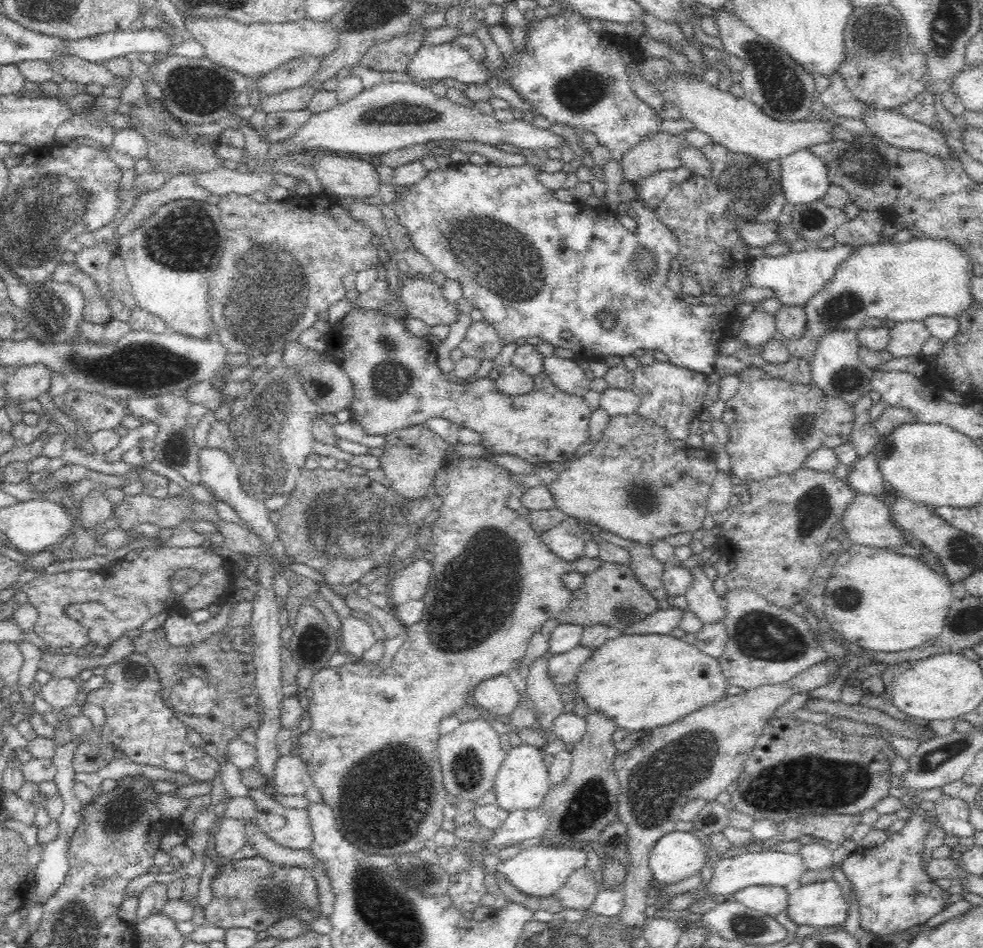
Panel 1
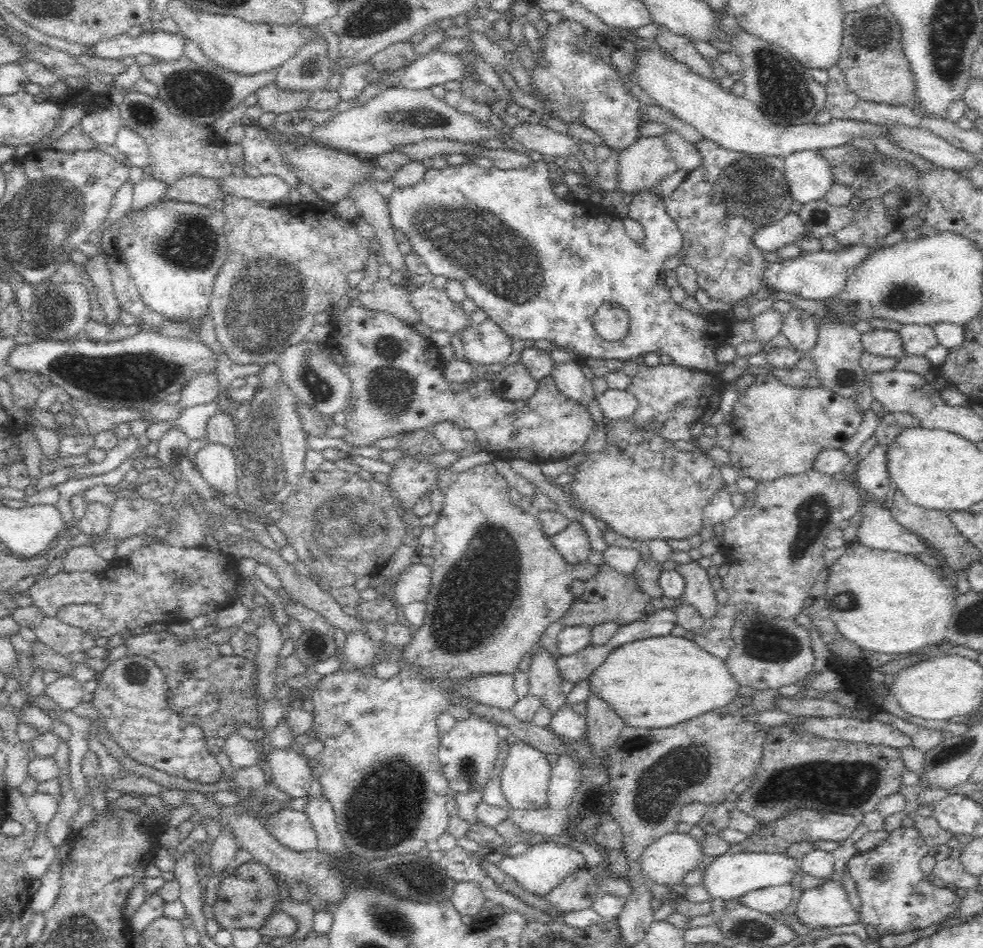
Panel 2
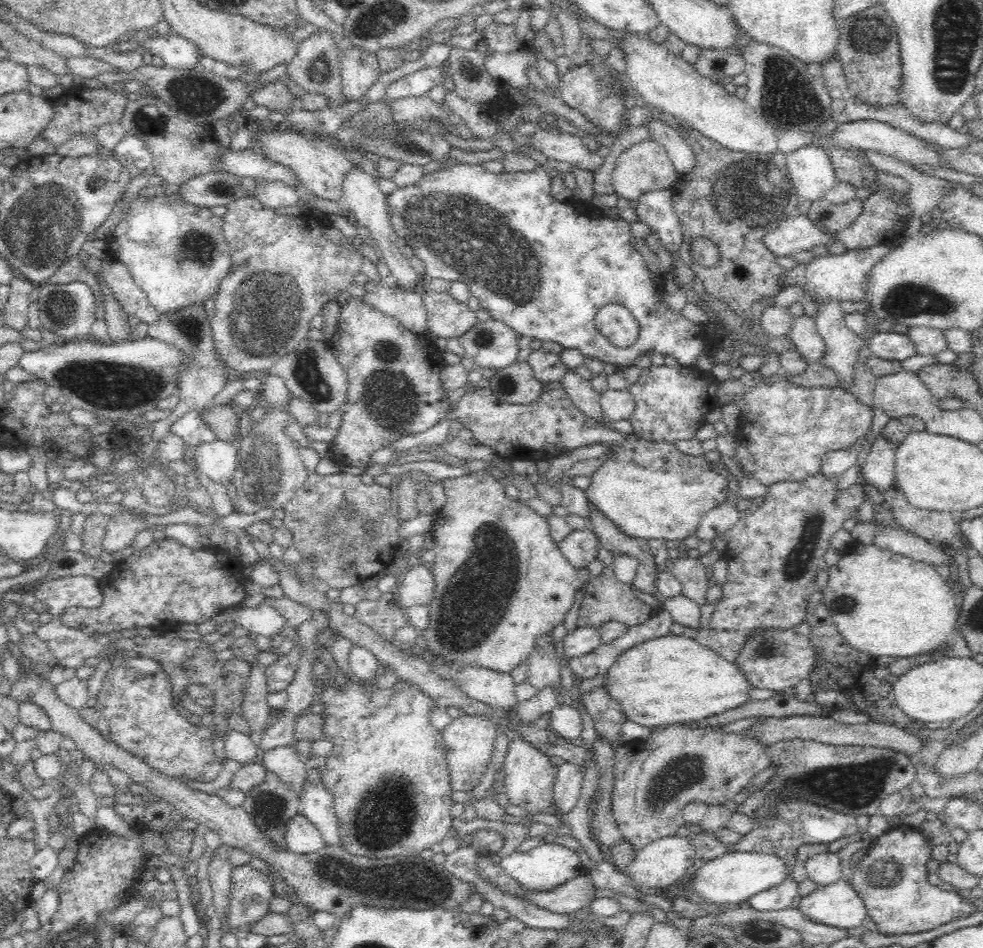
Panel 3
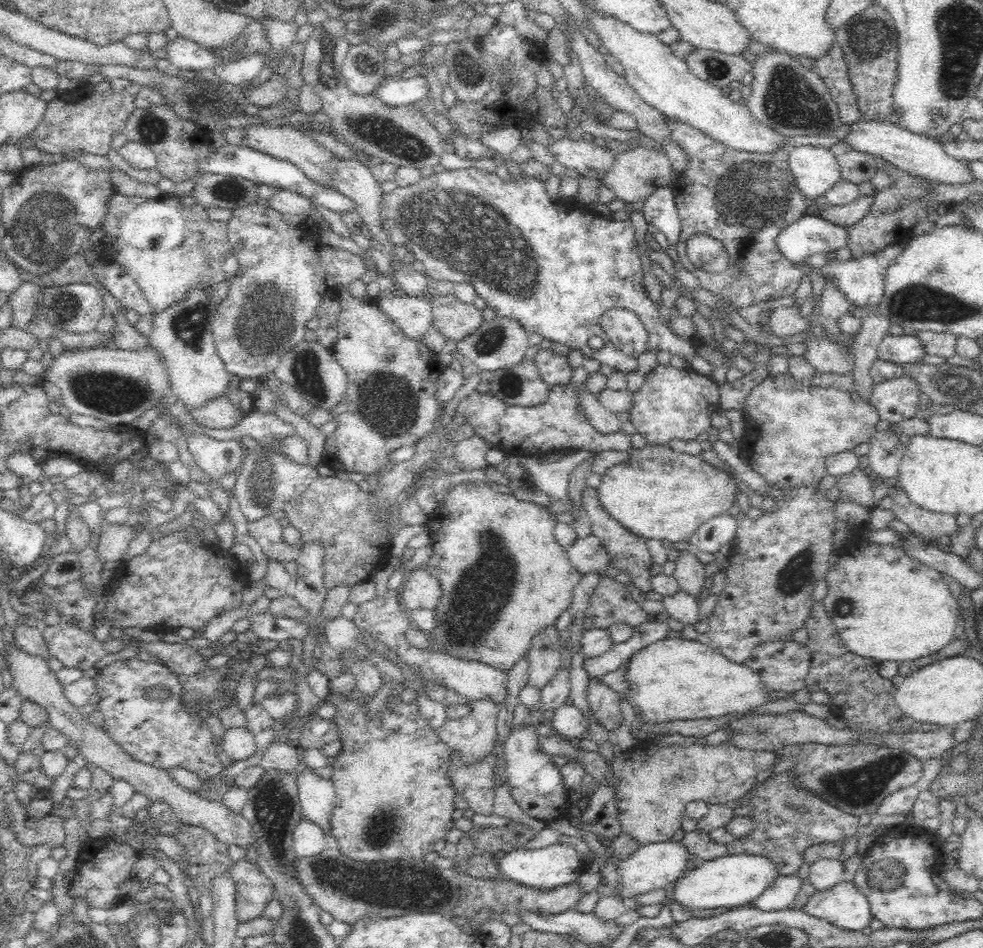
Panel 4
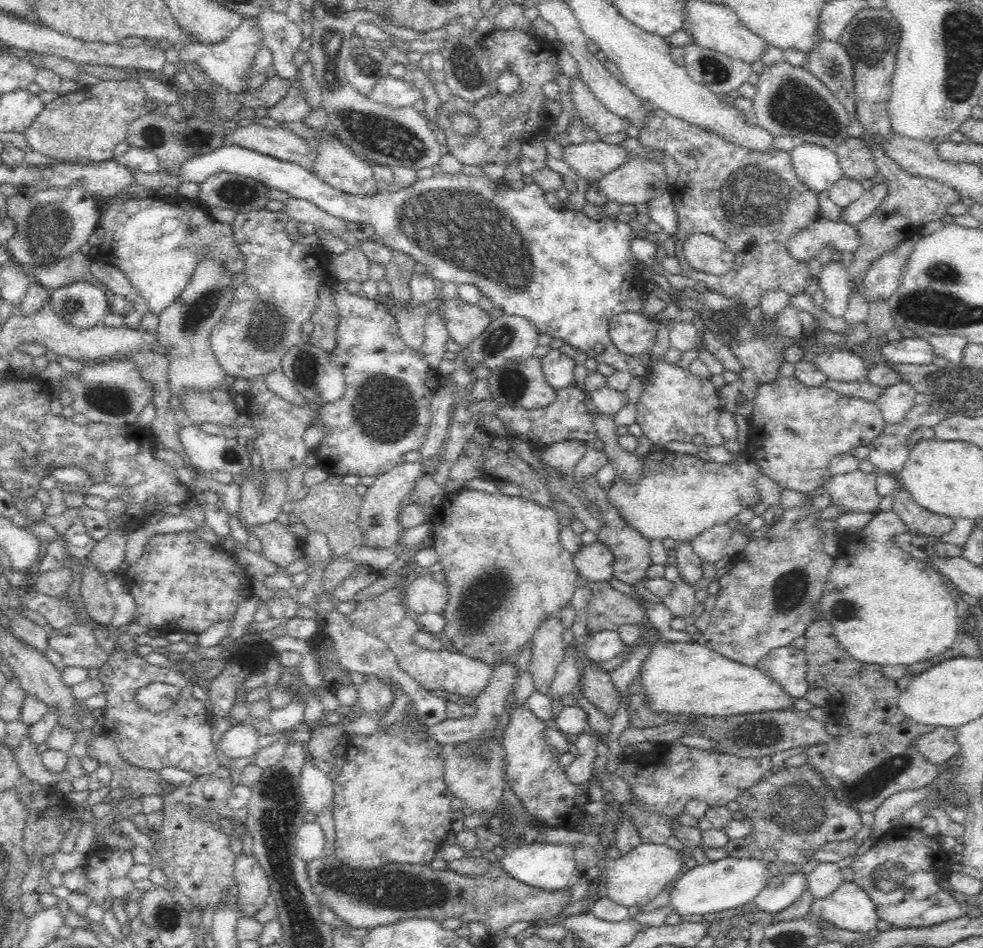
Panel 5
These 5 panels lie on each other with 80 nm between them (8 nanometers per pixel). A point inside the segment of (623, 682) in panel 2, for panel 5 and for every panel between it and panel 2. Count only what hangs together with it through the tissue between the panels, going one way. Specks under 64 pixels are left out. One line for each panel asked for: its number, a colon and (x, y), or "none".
3: (672, 679)
4: (675, 678)
5: (688, 678)

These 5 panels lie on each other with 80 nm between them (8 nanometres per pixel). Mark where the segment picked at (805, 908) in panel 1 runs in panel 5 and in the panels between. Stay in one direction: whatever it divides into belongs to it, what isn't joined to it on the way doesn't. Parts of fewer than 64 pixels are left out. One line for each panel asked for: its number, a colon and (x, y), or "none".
2: (828, 906)
3: (838, 905)
4: (844, 906)
5: (850, 908)

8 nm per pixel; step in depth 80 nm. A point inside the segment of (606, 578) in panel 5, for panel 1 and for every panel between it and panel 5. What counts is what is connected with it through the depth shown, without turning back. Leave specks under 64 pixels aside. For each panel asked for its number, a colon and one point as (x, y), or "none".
1: (568, 541)
2: (573, 544)
3: (580, 548)
4: (588, 555)

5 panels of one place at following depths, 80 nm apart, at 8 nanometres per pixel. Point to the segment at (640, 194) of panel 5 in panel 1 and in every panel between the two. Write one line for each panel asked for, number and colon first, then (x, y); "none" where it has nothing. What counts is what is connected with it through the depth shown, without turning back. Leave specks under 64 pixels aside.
1: (657, 153)
2: (642, 166)
3: (643, 167)
4: (635, 175)

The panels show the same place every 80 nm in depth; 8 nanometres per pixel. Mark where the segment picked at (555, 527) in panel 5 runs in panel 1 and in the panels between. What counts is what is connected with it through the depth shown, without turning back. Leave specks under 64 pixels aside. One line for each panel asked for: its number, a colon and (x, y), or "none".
1: (371, 751)
2: (497, 582)
3: (500, 580)
4: (504, 577)

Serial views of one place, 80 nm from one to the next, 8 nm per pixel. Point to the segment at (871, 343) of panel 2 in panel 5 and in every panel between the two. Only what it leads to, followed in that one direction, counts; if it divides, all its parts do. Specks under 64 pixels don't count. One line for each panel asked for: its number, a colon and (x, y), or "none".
3: (894, 346)
4: (903, 349)
5: (913, 351)

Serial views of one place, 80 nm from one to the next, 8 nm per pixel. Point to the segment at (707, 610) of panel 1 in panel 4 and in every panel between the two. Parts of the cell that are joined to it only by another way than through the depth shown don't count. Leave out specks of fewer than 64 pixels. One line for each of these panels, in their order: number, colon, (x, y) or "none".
2: (698, 592)
3: (690, 572)
4: (689, 572)

